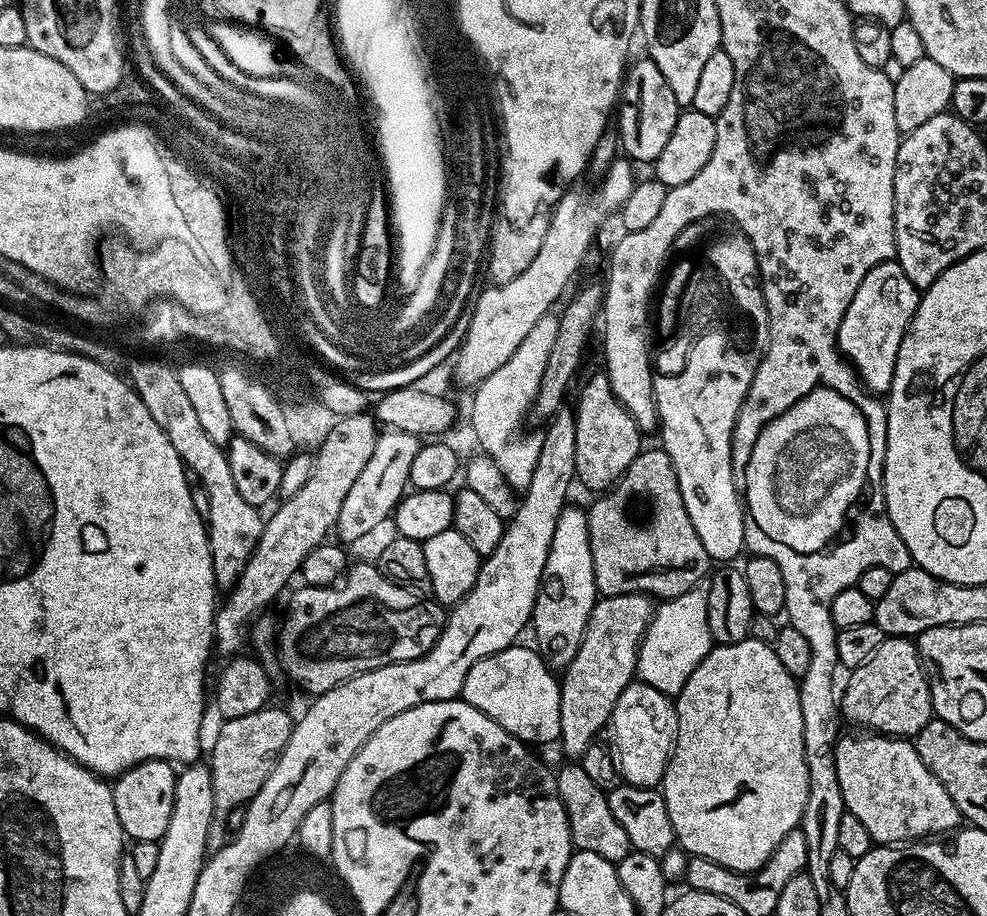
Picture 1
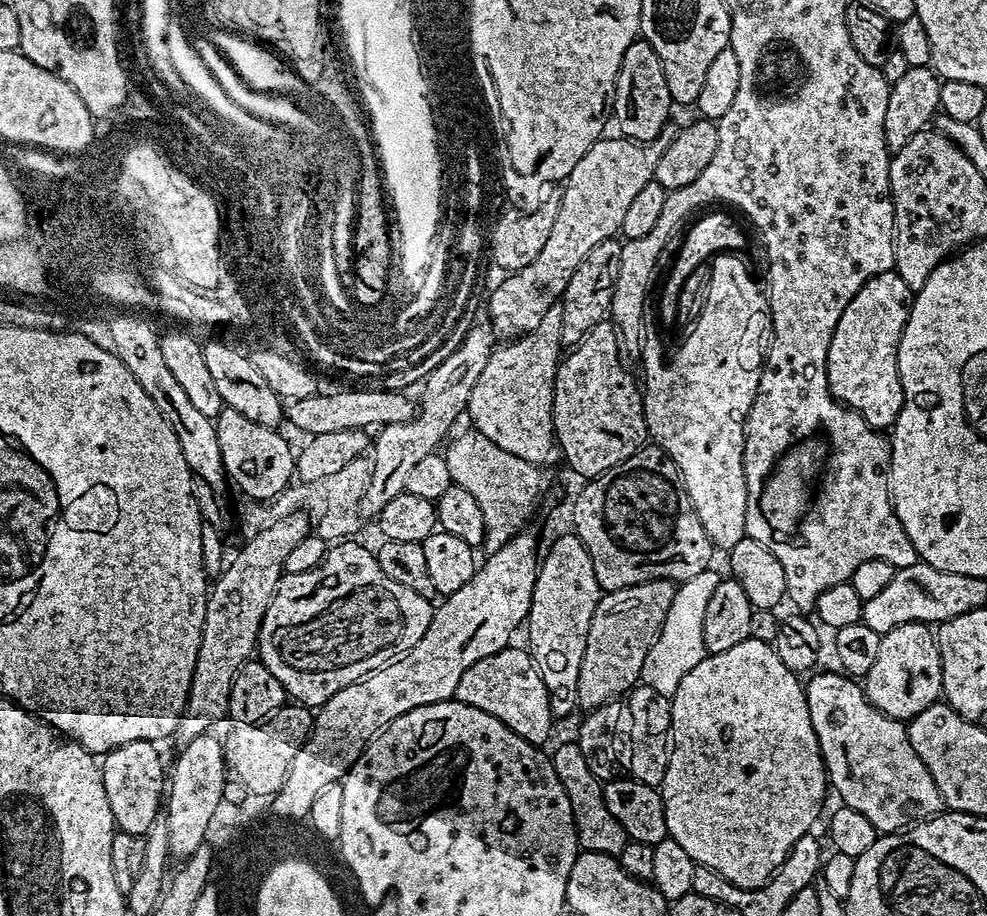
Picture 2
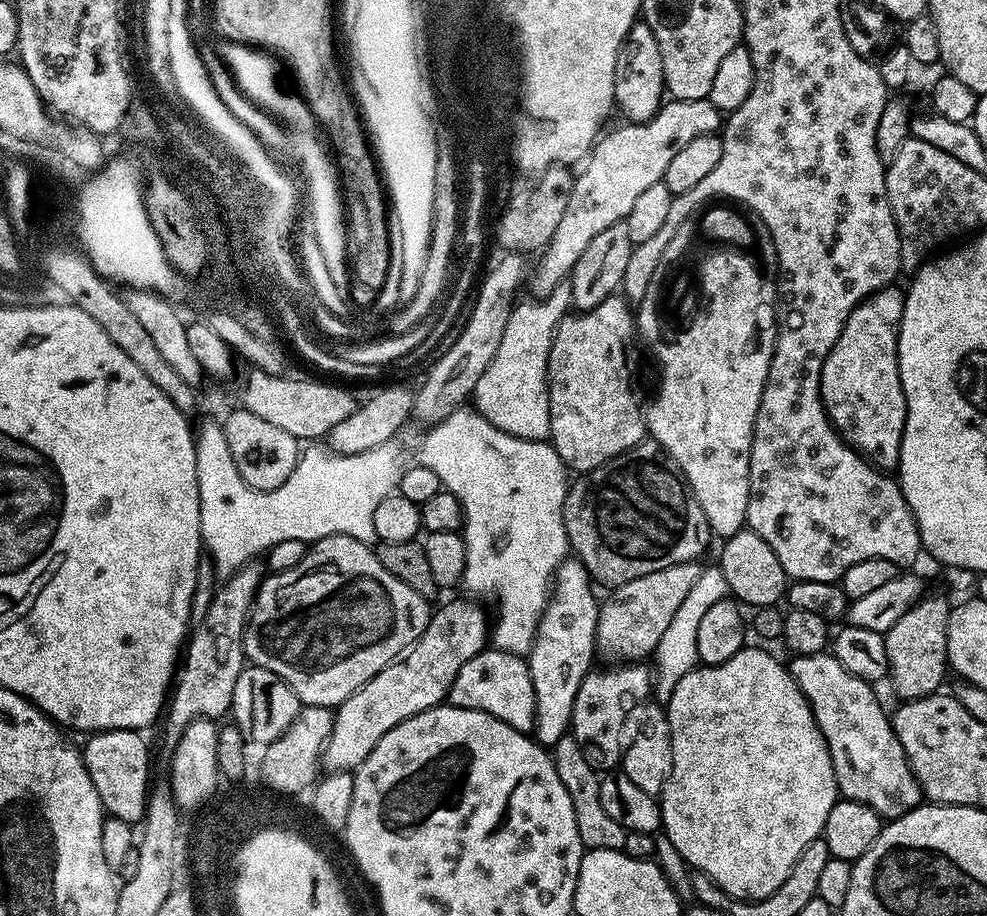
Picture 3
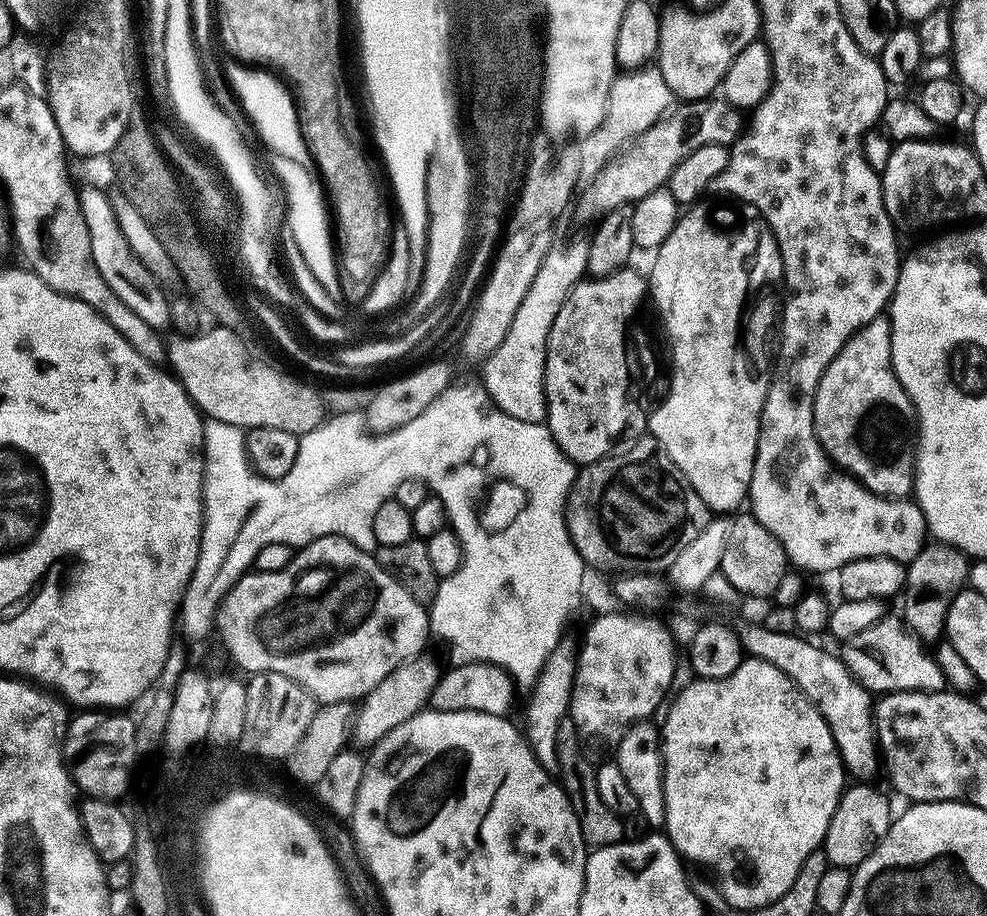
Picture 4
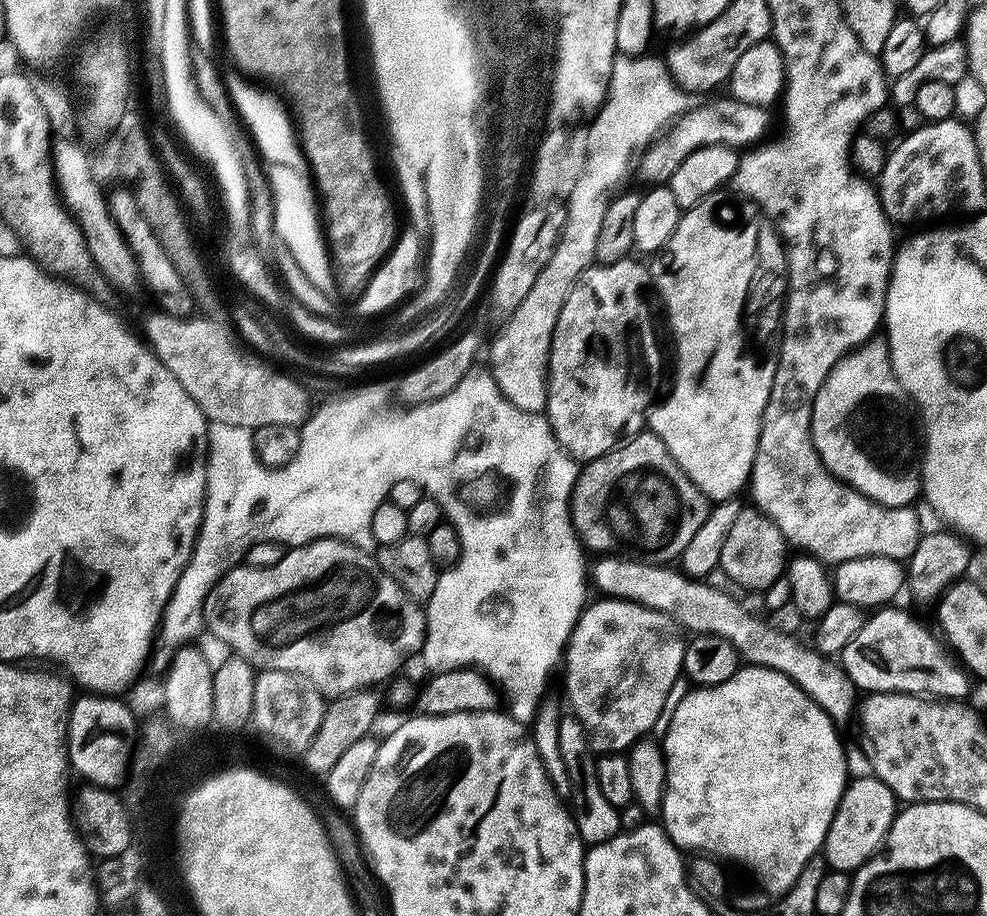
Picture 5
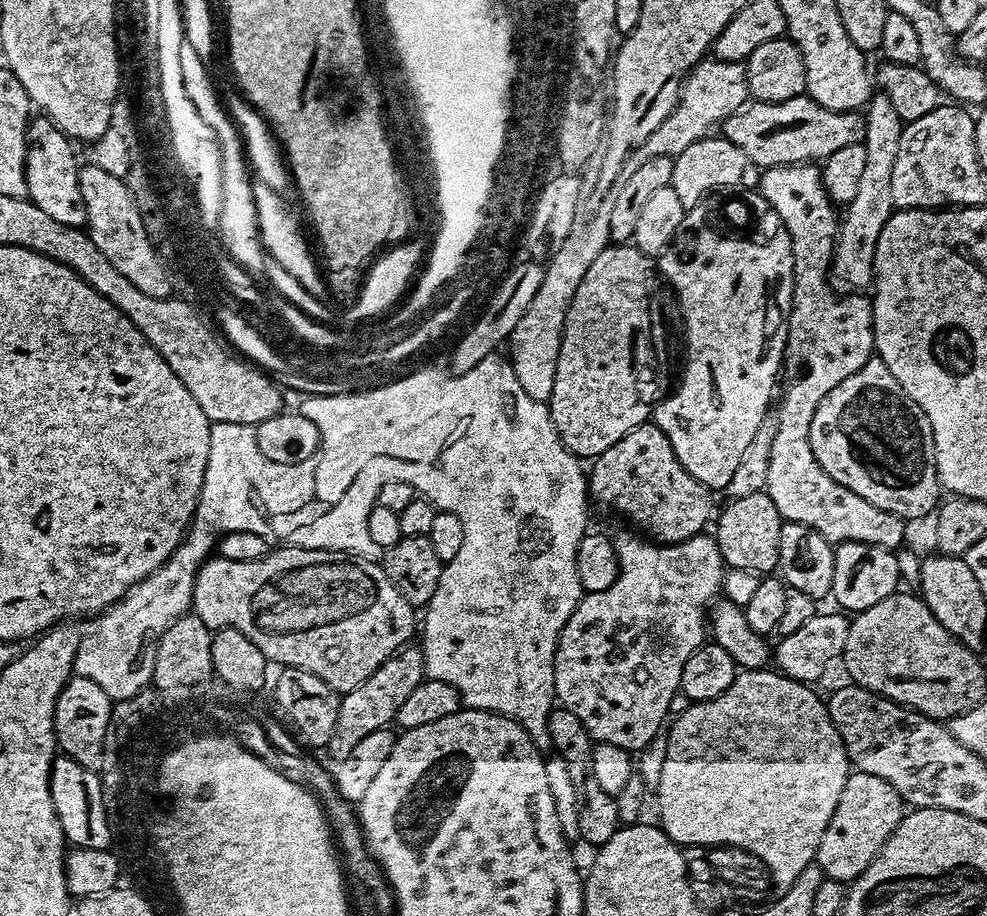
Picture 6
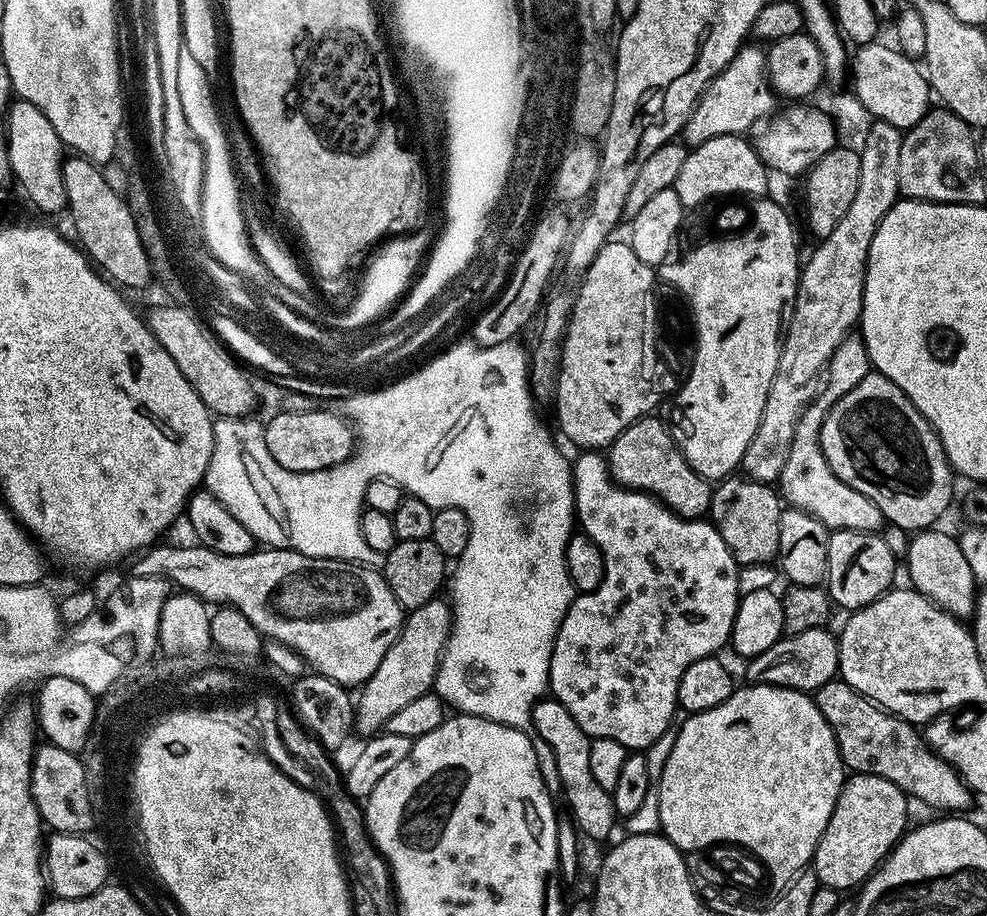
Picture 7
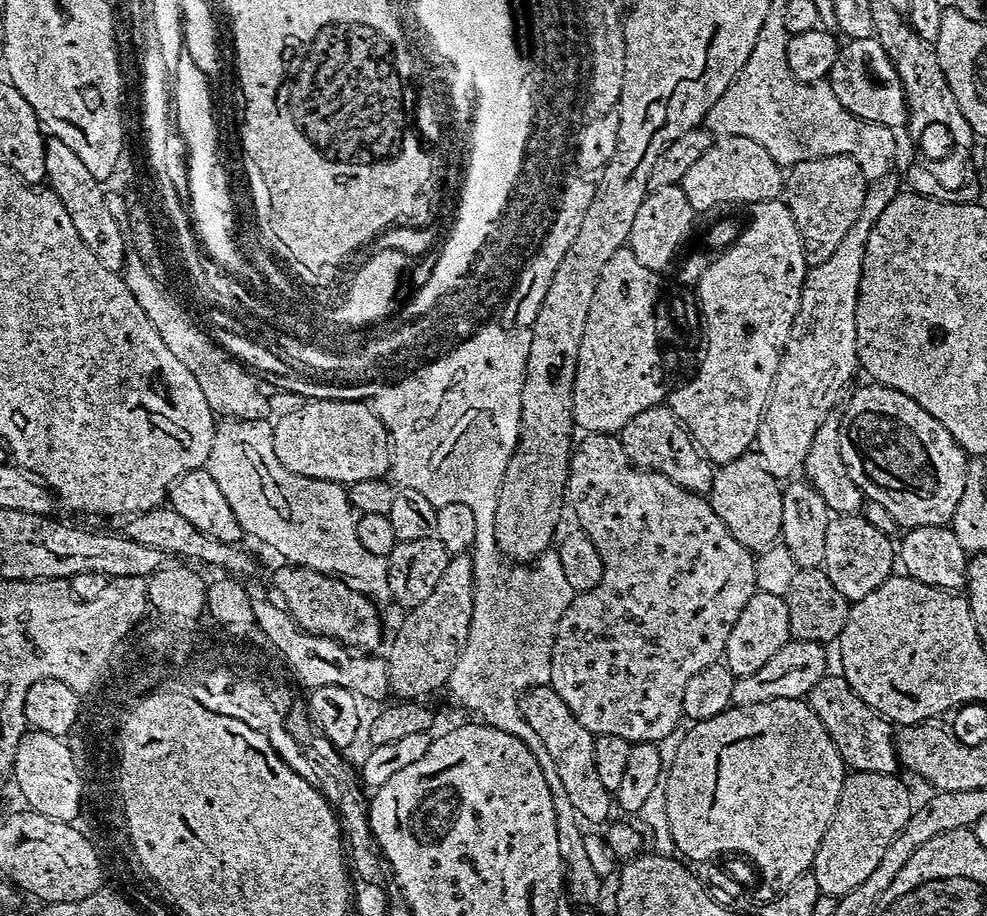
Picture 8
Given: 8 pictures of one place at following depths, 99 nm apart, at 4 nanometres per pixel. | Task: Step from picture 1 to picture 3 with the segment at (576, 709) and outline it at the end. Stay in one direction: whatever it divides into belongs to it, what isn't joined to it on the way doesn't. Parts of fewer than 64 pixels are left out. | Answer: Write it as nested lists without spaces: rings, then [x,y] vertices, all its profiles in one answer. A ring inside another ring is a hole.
[[[699,563],[666,566],[654,574],[642,574],[634,582],[611,589],[608,601],[600,604],[596,627],[596,651],[608,662],[640,662],[651,657],[658,646],[658,638],[668,632],[670,618],[686,599],[686,593],[698,582],[702,571]]]

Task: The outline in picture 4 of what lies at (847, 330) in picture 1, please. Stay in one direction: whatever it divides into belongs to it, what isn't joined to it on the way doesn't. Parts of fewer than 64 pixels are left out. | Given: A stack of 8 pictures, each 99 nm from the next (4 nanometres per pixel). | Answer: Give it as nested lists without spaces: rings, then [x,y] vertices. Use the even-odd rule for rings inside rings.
[[[887,315],[876,316],[870,322],[863,324],[857,332],[838,350],[838,354],[826,366],[821,380],[818,382],[816,394],[813,398],[813,428],[816,431],[818,442],[824,448],[825,454],[836,465],[837,468],[851,474],[875,493],[876,496],[885,498],[904,498],[913,491],[914,488],[914,409],[912,399],[906,394],[902,382],[897,378],[896,371],[892,369],[892,322]]]

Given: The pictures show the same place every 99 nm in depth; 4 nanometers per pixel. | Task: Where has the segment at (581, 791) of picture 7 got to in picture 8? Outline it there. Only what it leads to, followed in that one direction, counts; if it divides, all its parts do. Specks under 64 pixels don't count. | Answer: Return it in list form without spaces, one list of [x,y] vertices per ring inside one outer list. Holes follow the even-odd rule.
[[[533,686],[519,697],[519,702],[522,718],[526,718],[530,730],[534,730],[538,734],[538,738],[542,738],[546,751],[550,753],[551,771],[554,773],[554,780],[558,788],[558,783],[560,783],[560,788],[564,791],[567,806],[575,807],[581,821],[589,820],[592,824],[602,823],[611,812],[614,812],[614,796],[613,793],[606,790],[606,786],[602,786],[598,770],[594,766],[596,737],[590,730],[586,730],[586,726],[582,726],[582,722],[578,722],[578,718],[574,718],[574,714],[570,714],[570,706],[566,706],[566,702],[562,702],[562,698],[558,698],[558,694],[551,686]]]

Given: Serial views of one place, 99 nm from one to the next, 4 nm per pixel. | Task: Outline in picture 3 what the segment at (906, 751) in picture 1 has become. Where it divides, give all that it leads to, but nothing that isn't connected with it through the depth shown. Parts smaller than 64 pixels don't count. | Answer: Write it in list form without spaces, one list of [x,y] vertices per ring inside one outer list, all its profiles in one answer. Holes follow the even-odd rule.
[[[827,651],[813,656],[793,655],[791,659],[792,661],[787,661],[786,667],[808,700],[808,705],[812,707],[814,718],[826,738],[830,758],[834,762],[839,795],[845,800],[862,802],[870,806],[885,821],[897,820],[910,810],[919,808],[922,803],[920,783],[914,778],[906,754],[894,734],[889,713],[887,711],[884,713],[884,708],[880,705],[875,690],[872,689],[875,687],[869,681],[850,674],[850,670],[846,670],[846,666],[842,666],[842,662],[838,662],[835,655]]]

